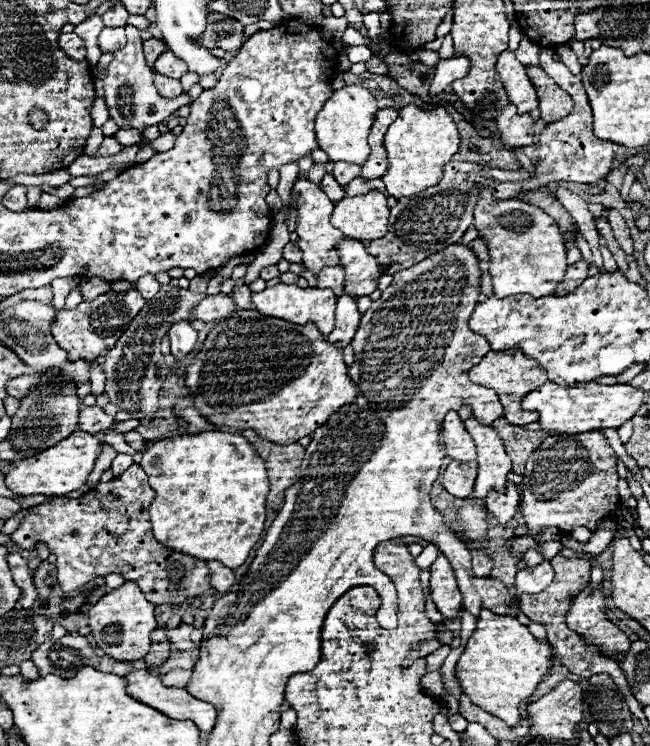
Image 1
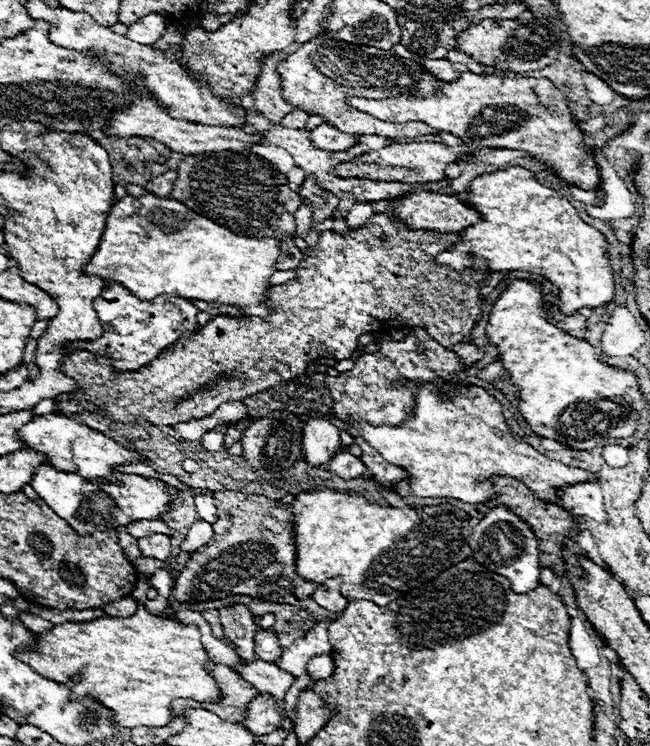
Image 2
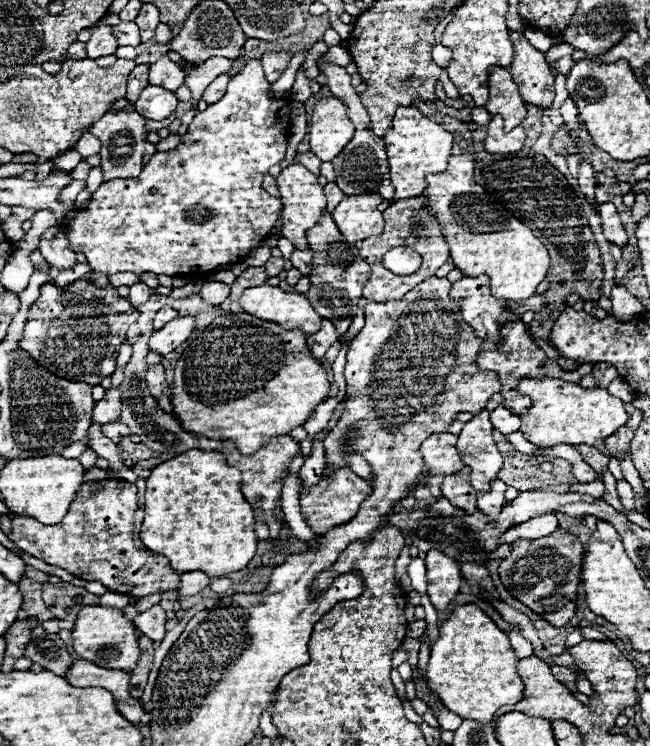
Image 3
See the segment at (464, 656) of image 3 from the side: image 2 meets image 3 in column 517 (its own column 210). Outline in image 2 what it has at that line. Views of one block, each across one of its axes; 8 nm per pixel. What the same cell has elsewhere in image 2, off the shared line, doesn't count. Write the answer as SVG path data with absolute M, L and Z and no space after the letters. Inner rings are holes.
M142 606L130 618L98 618L92 622L80 624L56 624L52 630L38 636L36 650L30 654L20 654L24 662L28 662L36 672L46 678L54 678L56 682L70 680L72 674L80 672L82 682L72 690L72 698L78 696L94 696L106 708L114 710L114 722L122 728L136 728L136 726L150 726L162 728L174 720L172 700L176 698L192 698L196 702L218 702L222 698L222 690L218 688L214 676L206 666L212 662L208 652L200 642L200 630L194 624L174 622L168 618L152 616Z

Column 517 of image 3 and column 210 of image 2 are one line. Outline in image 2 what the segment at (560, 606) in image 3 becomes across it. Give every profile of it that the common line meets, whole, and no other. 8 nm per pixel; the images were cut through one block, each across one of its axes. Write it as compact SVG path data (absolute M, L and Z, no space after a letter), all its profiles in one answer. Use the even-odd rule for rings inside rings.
M234 490L216 492L214 500L218 506L218 520L212 524L216 536L190 556L184 570L178 572L172 592L174 600L190 602L246 594L296 606L312 596L320 582L302 580L296 572L294 512L290 504Z

